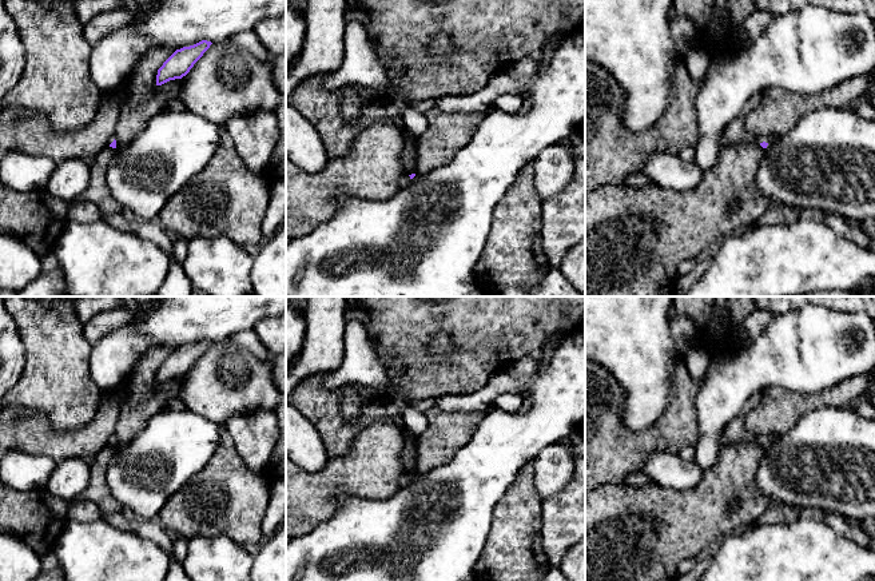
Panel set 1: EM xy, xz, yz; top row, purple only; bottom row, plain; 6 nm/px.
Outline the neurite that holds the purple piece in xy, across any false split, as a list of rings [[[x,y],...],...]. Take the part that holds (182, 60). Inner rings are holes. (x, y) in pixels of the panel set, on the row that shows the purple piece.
[[[202,40],[194,45],[176,49],[158,69],[156,85],[186,76],[212,43]]]

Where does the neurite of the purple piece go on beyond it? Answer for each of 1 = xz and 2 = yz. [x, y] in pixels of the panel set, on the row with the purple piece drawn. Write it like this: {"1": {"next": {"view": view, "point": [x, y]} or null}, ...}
{"1": {"next": null}, "2": {"next": null}}

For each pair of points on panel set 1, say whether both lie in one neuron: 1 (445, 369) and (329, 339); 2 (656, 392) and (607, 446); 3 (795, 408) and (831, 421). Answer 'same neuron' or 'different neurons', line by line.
1: different neurons
2: different neurons
3: different neurons

